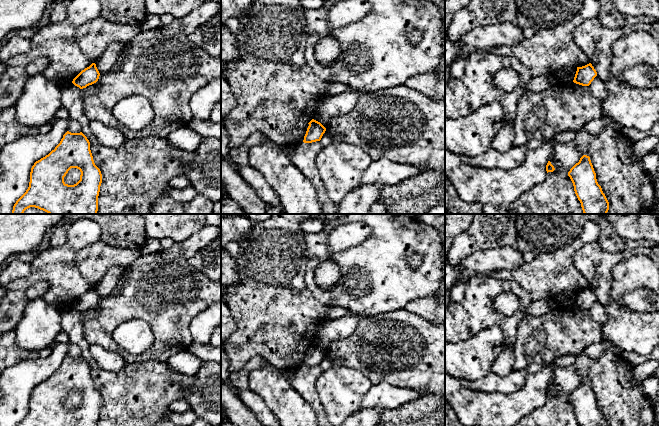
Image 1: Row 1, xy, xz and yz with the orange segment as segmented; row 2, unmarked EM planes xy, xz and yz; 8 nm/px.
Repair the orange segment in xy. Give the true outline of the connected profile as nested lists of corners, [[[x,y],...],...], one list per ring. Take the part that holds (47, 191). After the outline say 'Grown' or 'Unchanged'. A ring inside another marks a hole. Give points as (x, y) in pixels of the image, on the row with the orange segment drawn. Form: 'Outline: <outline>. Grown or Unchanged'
Outline: [[[67,131],[55,149],[32,166],[29,187],[14,204],[12,214],[23,214],[30,207],[48,214],[97,214],[101,183],[102,174],[94,163],[89,140],[82,132]],[[71,168],[81,172],[80,180],[74,185],[64,182]]]. Unchanged

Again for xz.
Outline: [[[312,119],[309,123],[306,134],[304,136],[304,143],[312,143],[320,141],[326,128],[318,121]]]. Unchanged

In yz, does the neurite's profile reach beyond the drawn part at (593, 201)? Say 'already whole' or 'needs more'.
already whole

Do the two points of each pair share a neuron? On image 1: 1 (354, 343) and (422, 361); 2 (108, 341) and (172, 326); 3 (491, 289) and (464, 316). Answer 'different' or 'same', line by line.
1: same
2: same
3: same

